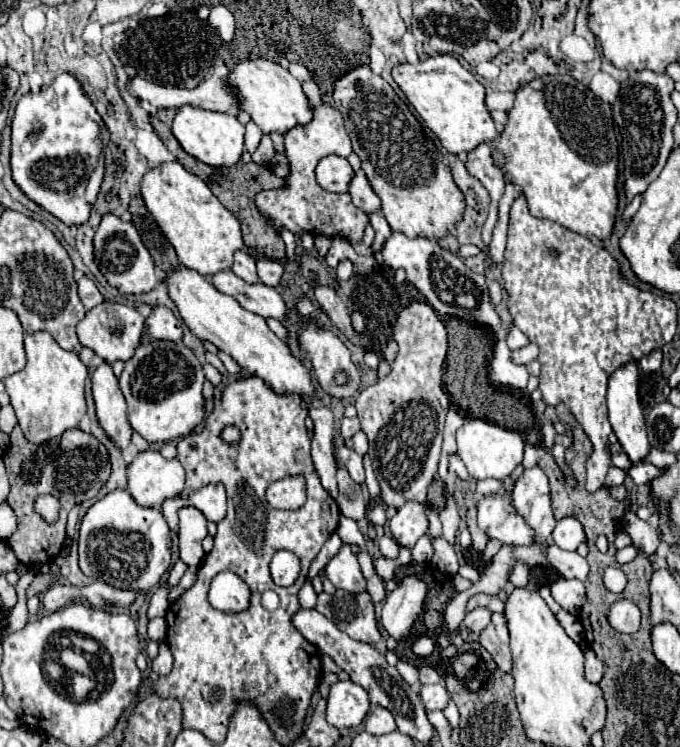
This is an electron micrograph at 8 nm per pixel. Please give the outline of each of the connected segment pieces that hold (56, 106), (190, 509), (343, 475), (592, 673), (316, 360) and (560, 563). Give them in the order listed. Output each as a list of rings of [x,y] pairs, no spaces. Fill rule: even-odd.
[[[60,74],[48,88],[18,100],[12,118],[12,178],[20,190],[64,224],[80,226],[90,218],[104,180],[104,136],[100,114],[72,74]]]
[[[184,506],[178,510],[180,518],[180,558],[188,566],[198,566],[204,558],[202,550],[202,540],[206,538],[206,516],[194,508],[194,506]]]
[[[338,468],[338,506],[340,506],[340,512],[352,520],[362,520],[366,516],[366,502],[364,502],[364,496],[362,496],[362,490],[356,482],[352,482],[352,478],[348,476],[348,472],[344,468]]]
[[[584,648],[584,658],[586,658],[586,662],[584,662],[584,668],[586,668],[586,678],[590,680],[590,682],[600,682],[600,678],[602,678],[602,662],[596,658],[596,654],[594,654],[594,650],[592,648]]]
[[[312,324],[300,334],[300,344],[310,356],[317,381],[326,393],[335,398],[356,394],[360,386],[360,374],[350,360],[348,348],[334,332],[320,330]],[[337,370],[344,370],[348,374],[348,382],[345,385],[338,386],[334,383]]]
[[[552,544],[546,550],[546,556],[563,578],[576,578],[576,580],[588,578],[588,572],[590,572],[588,562],[578,552],[566,552],[566,550],[560,550],[556,544]]]

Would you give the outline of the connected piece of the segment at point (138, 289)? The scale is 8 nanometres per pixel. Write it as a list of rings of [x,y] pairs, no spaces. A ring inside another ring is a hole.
[[[104,214],[102,222],[94,236],[94,256],[100,272],[108,280],[110,286],[118,288],[122,294],[144,294],[150,292],[158,280],[154,270],[154,260],[144,246],[136,226],[132,222],[124,222],[114,214]]]

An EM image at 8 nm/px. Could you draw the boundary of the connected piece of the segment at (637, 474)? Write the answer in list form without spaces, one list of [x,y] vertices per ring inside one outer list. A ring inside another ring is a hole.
[[[640,464],[640,466],[632,466],[632,468],[628,470],[628,474],[630,474],[630,478],[634,480],[634,484],[642,486],[642,484],[646,484],[646,482],[652,482],[652,478],[660,476],[662,470],[656,468],[656,466],[652,466],[652,464]]]

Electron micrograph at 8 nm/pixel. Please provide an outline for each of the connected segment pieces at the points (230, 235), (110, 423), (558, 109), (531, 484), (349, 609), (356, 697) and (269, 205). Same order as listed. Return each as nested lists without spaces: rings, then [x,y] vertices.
[[[174,160],[150,168],[140,186],[148,212],[176,248],[176,254],[186,268],[196,270],[202,276],[232,268],[234,252],[244,246],[240,220],[210,192],[202,178],[190,174],[178,160]]]
[[[102,362],[92,374],[92,392],[100,426],[122,450],[126,450],[130,444],[132,426],[128,422],[126,400],[120,392],[118,378],[114,376],[112,366],[108,362]]]
[[[540,76],[540,78],[534,78],[530,84],[522,84],[520,90],[516,92],[516,104],[508,112],[508,124],[504,126],[500,138],[494,142],[494,158],[506,170],[508,180],[518,184],[524,190],[532,216],[554,220],[554,222],[558,222],[558,224],[562,224],[562,226],[570,228],[572,232],[578,232],[586,238],[598,238],[598,240],[610,238],[610,234],[614,230],[614,222],[616,222],[616,212],[618,212],[618,190],[616,190],[616,182],[618,182],[618,140],[616,140],[616,134],[614,134],[614,126],[612,126],[612,106],[602,102],[582,82],[574,80],[572,76]]]
[[[538,466],[524,470],[524,476],[514,484],[512,504],[534,528],[536,542],[544,542],[552,534],[556,520],[550,506],[550,486],[546,474]]]
[[[336,590],[336,594],[318,594],[316,610],[326,618],[332,618],[336,626],[346,632],[350,638],[376,644],[382,640],[372,596],[368,592],[352,594],[346,590]]]
[[[336,682],[330,688],[326,718],[336,728],[358,728],[370,710],[368,692],[356,682]]]
[[[316,106],[314,108],[314,118],[308,126],[298,126],[296,130],[290,130],[286,134],[286,158],[290,162],[290,176],[286,178],[286,184],[278,190],[262,190],[256,194],[256,206],[260,210],[260,214],[264,218],[268,218],[276,232],[280,232],[282,228],[290,230],[296,236],[306,234],[322,234],[328,238],[334,236],[342,236],[346,240],[350,240],[350,244],[358,244],[364,236],[364,228],[368,226],[368,216],[356,208],[350,200],[350,194],[334,194],[328,192],[324,188],[320,188],[320,184],[316,182],[316,164],[320,162],[320,158],[336,154],[336,156],[348,156],[352,152],[350,146],[350,136],[344,128],[342,122],[342,114],[328,106]]]

